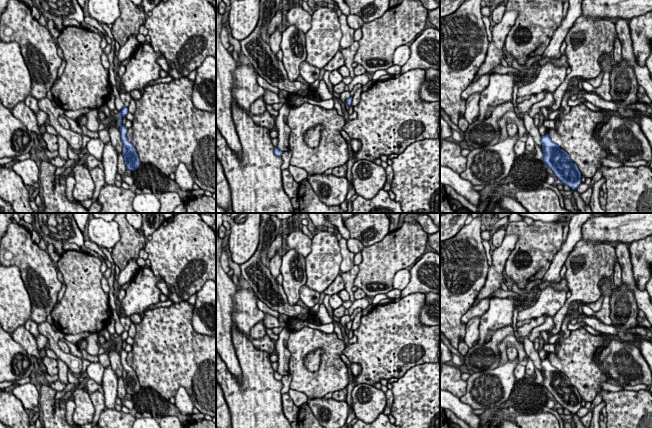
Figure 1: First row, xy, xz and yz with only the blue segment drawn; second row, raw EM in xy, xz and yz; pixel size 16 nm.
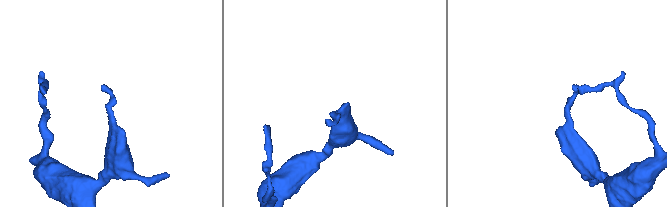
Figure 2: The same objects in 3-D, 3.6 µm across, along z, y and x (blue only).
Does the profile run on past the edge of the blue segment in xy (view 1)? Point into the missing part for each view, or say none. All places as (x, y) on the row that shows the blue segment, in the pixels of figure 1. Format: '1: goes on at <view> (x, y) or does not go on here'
1: does not go on here

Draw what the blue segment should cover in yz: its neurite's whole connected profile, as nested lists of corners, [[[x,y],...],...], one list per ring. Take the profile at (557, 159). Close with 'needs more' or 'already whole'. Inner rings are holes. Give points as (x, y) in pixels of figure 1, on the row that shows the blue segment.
[[[548,133],[541,137],[541,143],[543,149],[542,162],[553,171],[563,185],[576,190],[581,184],[582,177],[578,166],[565,150],[551,140]]] | already whole

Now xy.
[[[124,106],[124,108],[121,110],[119,114],[119,126],[120,126],[120,132],[121,132],[121,140],[123,143],[122,148],[122,154],[124,156],[126,169],[130,170],[131,172],[138,169],[141,162],[139,159],[139,156],[137,154],[136,148],[134,145],[127,139],[127,131],[128,129],[125,127],[125,125],[122,124],[121,118],[125,117],[128,114],[128,108]]] | already whole

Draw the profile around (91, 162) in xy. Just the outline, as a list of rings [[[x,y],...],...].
[[[89,154],[86,156],[86,168],[89,171],[95,167],[98,167],[101,164],[102,164],[102,161],[97,160],[94,156],[89,155]]]

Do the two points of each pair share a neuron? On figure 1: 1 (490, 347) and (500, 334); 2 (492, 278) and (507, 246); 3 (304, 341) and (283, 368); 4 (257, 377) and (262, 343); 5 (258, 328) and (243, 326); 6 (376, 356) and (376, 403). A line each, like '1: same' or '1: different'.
1: same
2: same
3: different
4: different
5: different
6: different

